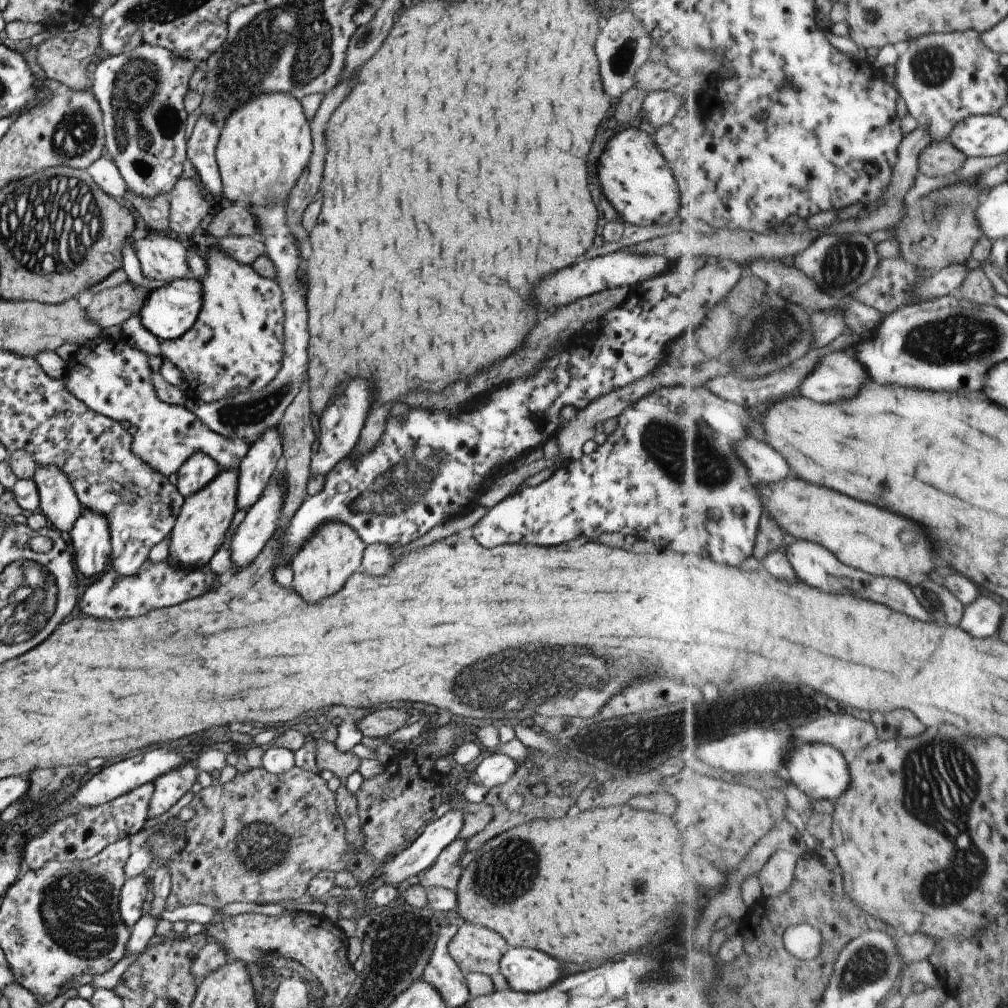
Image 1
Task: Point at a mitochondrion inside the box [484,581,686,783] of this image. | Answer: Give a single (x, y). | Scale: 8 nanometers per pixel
(631, 752)

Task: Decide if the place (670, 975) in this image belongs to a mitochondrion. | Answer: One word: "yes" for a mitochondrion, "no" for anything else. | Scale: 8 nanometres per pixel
yes

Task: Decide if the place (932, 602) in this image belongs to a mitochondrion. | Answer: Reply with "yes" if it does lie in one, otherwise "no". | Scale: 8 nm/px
yes

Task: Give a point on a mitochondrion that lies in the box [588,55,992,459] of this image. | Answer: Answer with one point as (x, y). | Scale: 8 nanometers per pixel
(777, 334)

